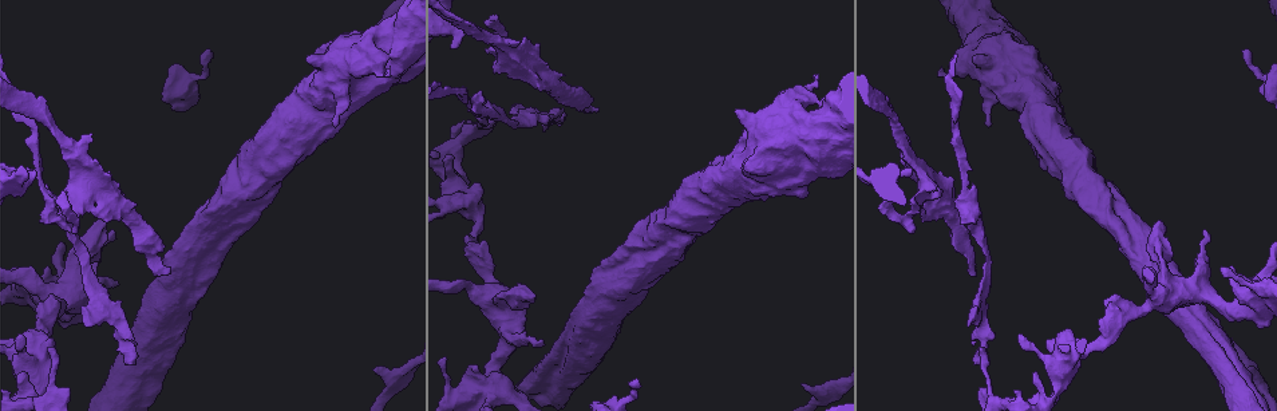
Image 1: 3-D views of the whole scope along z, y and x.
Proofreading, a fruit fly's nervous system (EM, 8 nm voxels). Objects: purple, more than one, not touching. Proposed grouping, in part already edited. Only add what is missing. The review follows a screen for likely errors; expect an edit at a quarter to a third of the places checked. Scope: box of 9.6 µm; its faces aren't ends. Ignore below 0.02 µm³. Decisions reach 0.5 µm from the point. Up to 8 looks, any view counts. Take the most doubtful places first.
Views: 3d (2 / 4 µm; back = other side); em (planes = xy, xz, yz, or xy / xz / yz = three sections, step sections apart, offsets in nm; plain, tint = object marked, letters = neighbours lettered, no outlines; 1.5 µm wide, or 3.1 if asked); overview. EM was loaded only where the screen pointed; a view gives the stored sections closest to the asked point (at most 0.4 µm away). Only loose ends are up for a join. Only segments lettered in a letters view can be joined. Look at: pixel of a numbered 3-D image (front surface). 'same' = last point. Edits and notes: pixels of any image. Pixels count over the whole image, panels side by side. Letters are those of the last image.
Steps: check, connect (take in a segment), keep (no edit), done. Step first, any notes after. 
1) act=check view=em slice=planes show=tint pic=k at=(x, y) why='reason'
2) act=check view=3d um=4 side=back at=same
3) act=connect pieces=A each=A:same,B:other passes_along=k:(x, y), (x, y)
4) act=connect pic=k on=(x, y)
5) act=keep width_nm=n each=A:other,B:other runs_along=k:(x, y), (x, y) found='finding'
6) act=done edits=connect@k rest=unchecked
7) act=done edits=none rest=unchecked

act=check view=em slice=yz step=8 show=plain pic=1 at=(990, 126) why='an open end'

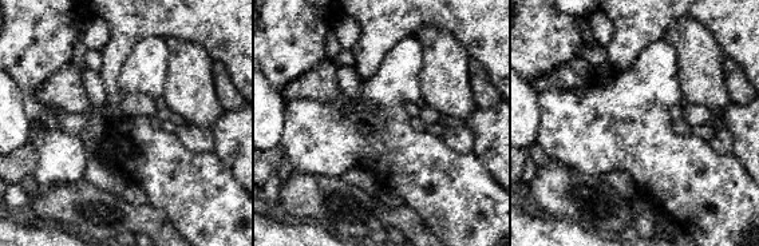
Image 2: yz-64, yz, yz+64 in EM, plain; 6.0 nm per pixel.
act=check view=em slice=yz step=8 show=letters at=same

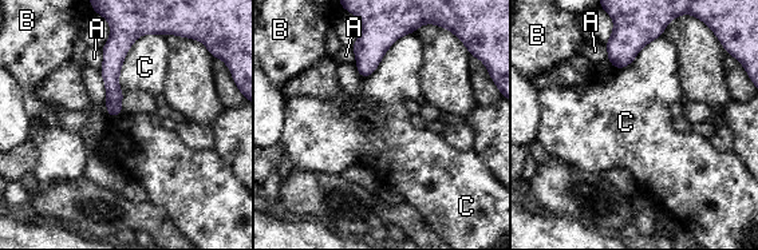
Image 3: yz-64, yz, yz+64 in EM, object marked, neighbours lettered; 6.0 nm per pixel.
act=keep longest_contact=C:400nm each=A:other,B:other,C:other found='none of them fits'

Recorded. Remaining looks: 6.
act=check view=em slice=xz step=4 show=letters pic=1 at=(937, 72) why='stops while still wide'

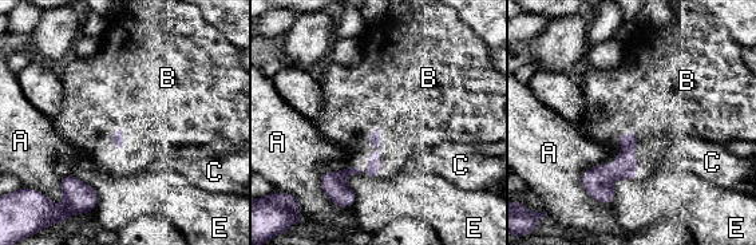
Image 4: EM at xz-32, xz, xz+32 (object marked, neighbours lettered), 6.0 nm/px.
act=check view=em slice=planes show=letters at=same

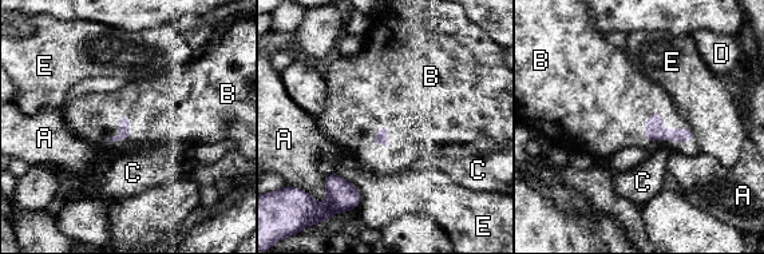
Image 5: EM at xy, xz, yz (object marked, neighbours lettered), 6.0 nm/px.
act=connect pieces=B longest_contact=B:340nm each=A:other,B:same,C:other,D:other,E:other passes_along=5:(653, 130), (664, 138), (624, 127) found='it goes on there'

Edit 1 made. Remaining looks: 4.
act=check view=overview

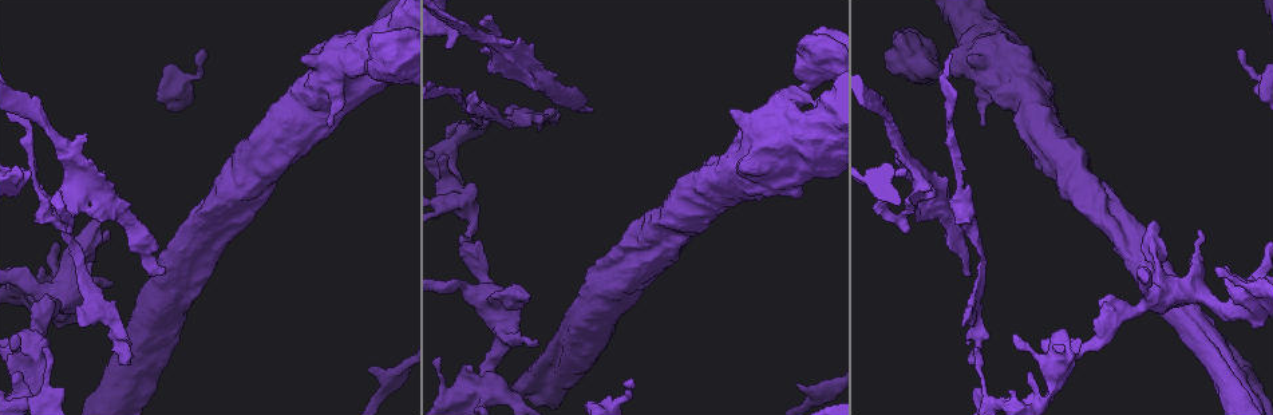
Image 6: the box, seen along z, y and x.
act=check view=em slice=yz step=4 show=letters pic=6 at=(16, 371) why='an open end'

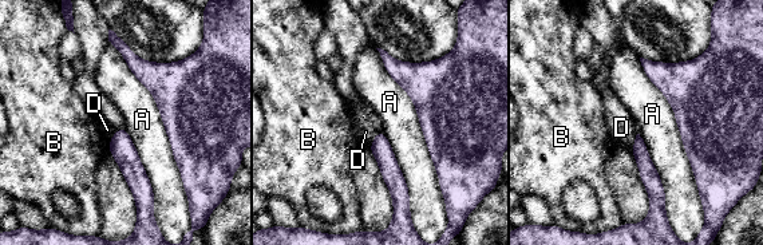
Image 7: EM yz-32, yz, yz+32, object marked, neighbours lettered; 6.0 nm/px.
act=keep each=A:other,B:other,D:other runs_along=7:(118, 133), (146, 202) found='none of them fits'

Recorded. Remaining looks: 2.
act=done edits=connect@5 rest=unchecked

